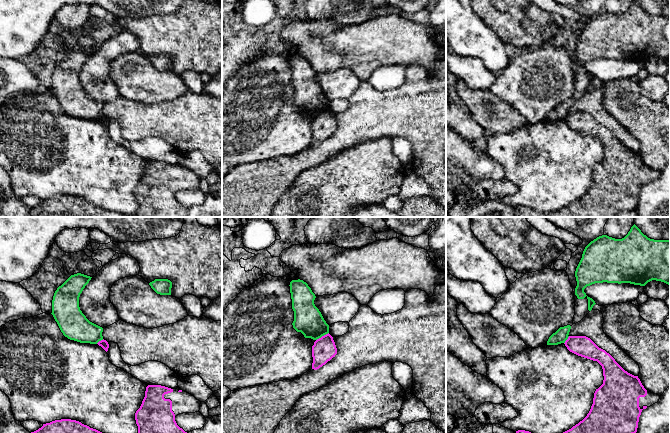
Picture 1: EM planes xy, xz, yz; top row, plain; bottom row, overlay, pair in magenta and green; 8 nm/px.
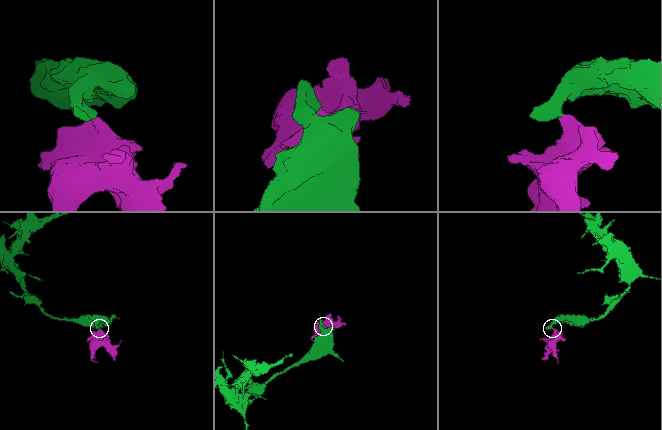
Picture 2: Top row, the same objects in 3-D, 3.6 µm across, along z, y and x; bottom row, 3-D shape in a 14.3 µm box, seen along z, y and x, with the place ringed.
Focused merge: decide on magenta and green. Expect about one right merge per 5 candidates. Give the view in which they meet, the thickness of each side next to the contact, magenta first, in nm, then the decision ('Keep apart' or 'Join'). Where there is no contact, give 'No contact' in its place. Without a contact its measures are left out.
Touches magenta in xz. Thickness 190 nm (magenta) against 240 nm. Keep apart

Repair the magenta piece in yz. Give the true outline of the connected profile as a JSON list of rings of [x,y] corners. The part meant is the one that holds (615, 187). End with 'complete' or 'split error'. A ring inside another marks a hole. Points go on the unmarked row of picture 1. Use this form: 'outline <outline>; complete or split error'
outline [[[569,112],[565,117],[567,125],[584,134],[597,137],[603,145],[603,160],[596,165],[593,180],[587,192],[571,205],[554,212],[539,212],[529,207],[516,207],[517,217],[614,217],[622,211],[636,210],[639,193],[643,185],[660,175],[658,170],[648,168],[638,152],[625,147],[605,126],[599,124],[586,112]]]; split error

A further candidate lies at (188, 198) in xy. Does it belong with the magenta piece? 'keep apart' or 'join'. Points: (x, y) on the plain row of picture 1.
keep apart

